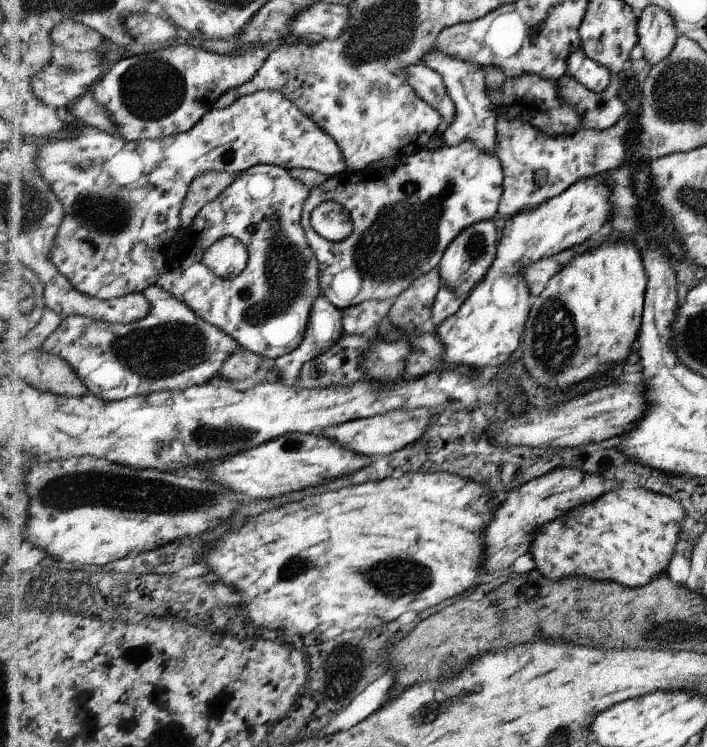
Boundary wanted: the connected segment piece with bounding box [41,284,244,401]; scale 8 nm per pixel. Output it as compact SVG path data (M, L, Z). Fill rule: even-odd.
M154 285L145 290L146 296L153 302L150 316L144 320L118 324L93 319L86 315L66 316L62 326L45 342L45 353L60 355L72 364L89 386L90 392L107 401L121 401L136 395L151 395L165 390L180 389L185 391L196 385L207 385L222 374L225 362L234 353L244 348L237 338L195 312L189 304L176 298L163 286Z

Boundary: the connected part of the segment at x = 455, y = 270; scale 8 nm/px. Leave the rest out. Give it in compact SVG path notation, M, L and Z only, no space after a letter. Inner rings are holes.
M492 221L474 223L468 229L464 229L445 250L440 264L437 265L443 285L460 297L470 294L492 268L494 256L497 256L496 242L498 234Z

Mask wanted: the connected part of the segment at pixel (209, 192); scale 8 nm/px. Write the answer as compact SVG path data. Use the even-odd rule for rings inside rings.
M212 170L200 174L186 196L184 208L180 212L182 218L183 232L194 222L198 213L207 205L214 201L229 187L240 175L226 174L224 170L217 172Z

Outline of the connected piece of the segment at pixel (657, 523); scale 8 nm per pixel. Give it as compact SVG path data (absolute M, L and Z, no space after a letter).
M627 485L609 486L601 497L591 503L575 507L566 516L541 526L533 540L531 556L536 572L550 580L564 577L588 577L598 581L610 581L623 587L638 588L652 582L658 575L666 573L673 560L674 548L684 520L684 507L670 495L655 493L642 487Z

